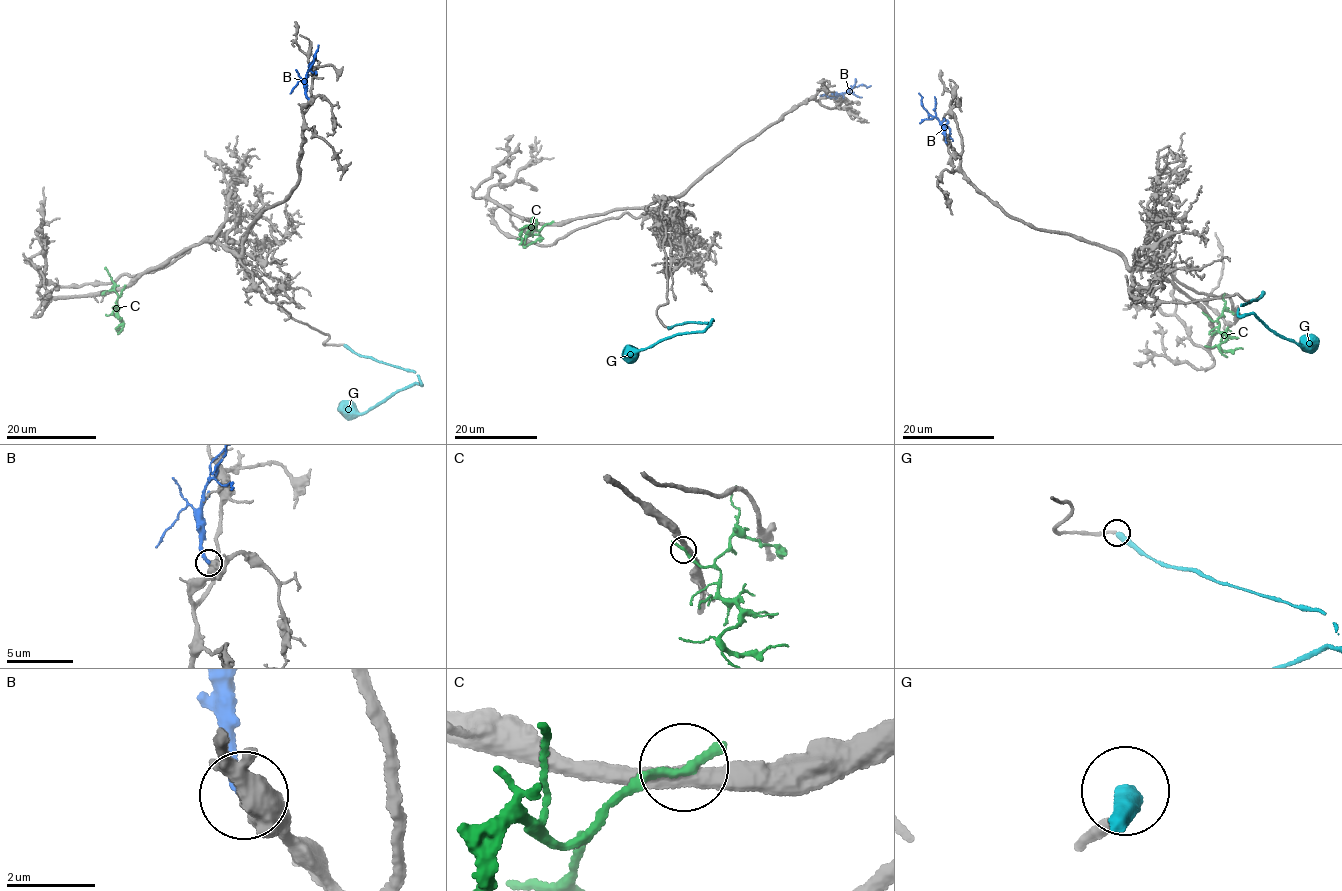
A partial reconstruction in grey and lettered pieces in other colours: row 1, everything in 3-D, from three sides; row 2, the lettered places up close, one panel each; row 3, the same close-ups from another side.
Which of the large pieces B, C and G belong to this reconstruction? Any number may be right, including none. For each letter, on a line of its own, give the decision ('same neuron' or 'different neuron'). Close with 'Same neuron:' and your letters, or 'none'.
B: different neuron
C: different neuron
G: same neuron
Same neuron: G

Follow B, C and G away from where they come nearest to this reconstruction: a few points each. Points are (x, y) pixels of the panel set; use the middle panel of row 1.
B: (832, 94), (838, 95), (859, 85), (871, 86)
C: (549, 223), (529, 232), (528, 226), (522, 231), (520, 244)
G: (669, 327), (687, 322), (713, 320), (704, 329), (679, 334), (644, 348), (629, 349), (626, 355)

